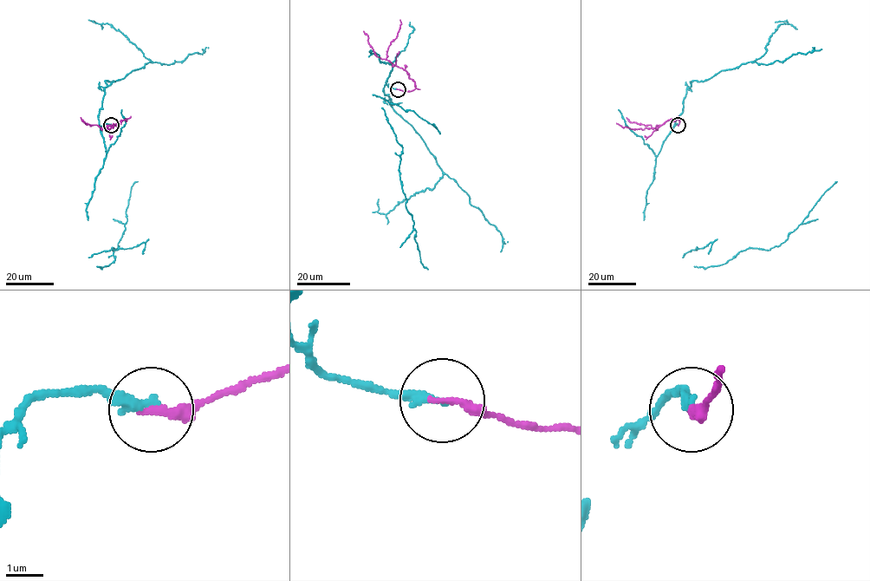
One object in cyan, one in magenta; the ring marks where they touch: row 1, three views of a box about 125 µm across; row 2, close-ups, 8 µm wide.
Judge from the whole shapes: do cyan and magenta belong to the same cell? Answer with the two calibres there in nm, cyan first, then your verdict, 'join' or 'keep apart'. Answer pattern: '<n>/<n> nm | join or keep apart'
280/240 nm | keep apart

